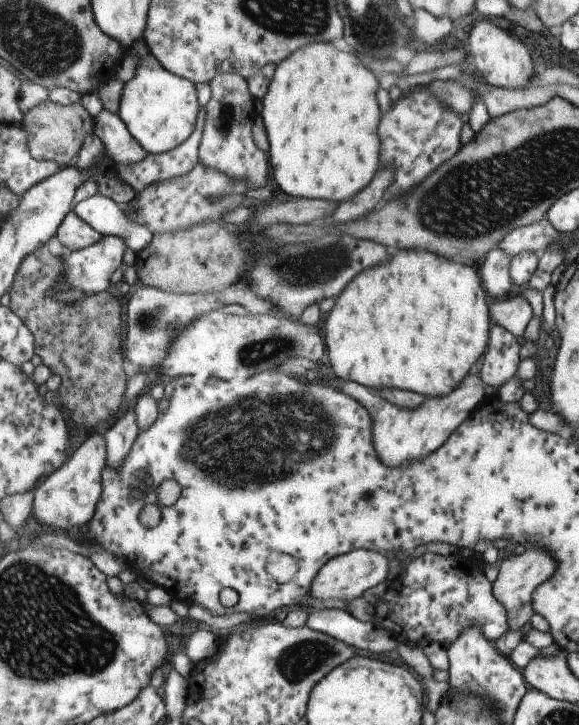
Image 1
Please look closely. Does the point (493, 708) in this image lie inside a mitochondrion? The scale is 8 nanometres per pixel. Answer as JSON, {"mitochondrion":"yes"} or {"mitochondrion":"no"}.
{"mitochondrion":"no"}

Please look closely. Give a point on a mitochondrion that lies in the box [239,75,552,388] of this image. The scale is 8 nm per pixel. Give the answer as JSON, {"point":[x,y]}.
{"point":[314,267]}

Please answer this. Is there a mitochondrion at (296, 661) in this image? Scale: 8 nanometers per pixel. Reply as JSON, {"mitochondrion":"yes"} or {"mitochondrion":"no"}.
{"mitochondrion":"yes"}

